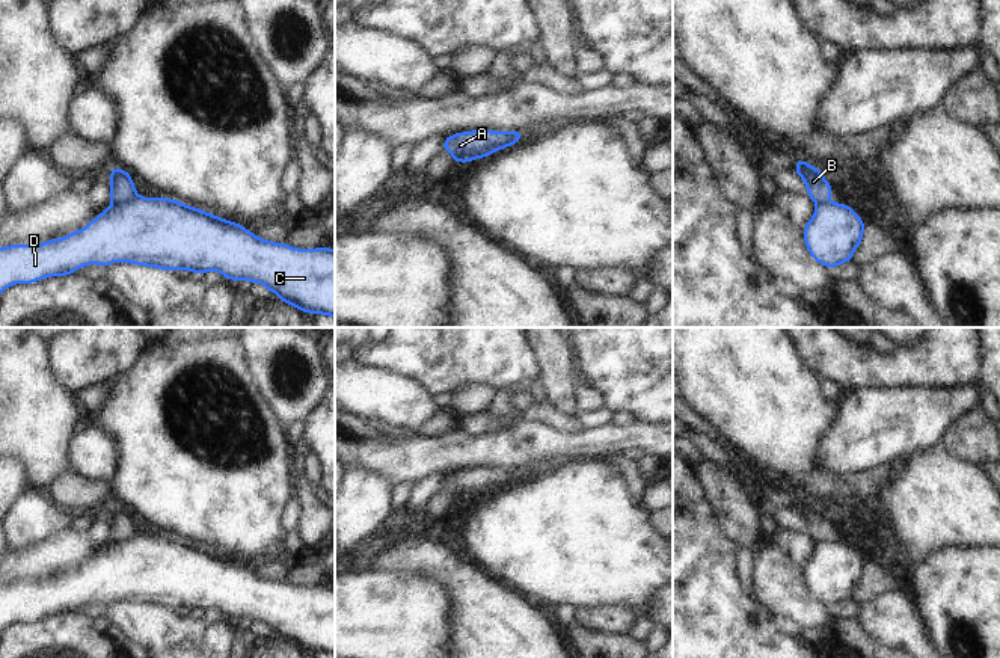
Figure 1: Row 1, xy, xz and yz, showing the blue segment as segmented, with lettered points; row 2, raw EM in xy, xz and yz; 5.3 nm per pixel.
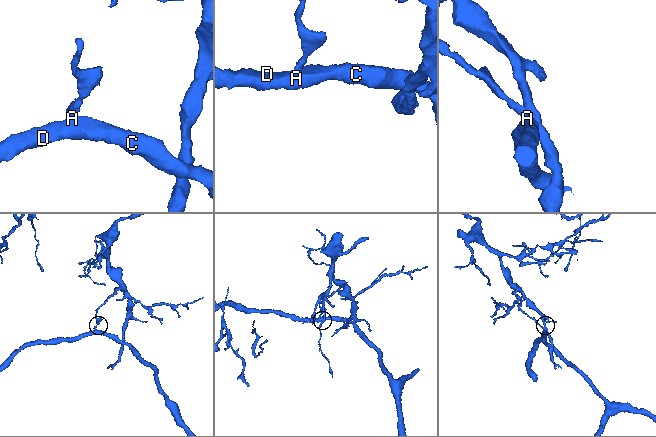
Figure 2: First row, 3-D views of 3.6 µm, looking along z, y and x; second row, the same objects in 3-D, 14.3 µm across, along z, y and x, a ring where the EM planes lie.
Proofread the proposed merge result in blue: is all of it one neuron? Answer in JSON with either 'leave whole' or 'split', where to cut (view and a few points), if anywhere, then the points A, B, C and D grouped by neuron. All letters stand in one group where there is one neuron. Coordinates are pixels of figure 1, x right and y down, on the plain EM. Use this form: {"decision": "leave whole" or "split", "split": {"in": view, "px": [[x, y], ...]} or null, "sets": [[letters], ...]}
{"decision": "split", "split": {"in": "xy", "px": [[138, 533], [115, 542]]}, "sets": [["A", "C", "D"], ["B"]]}

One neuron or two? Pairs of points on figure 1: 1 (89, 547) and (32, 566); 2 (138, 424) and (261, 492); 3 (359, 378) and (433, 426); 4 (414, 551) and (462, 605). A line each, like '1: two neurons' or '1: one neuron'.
1: one neuron
2: one neuron
3: one neuron
4: one neuron

